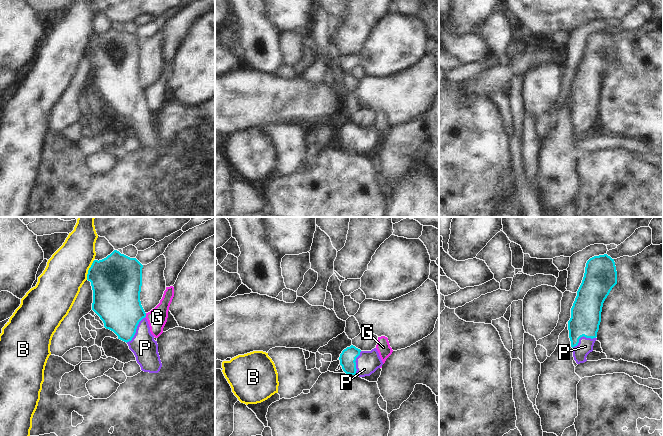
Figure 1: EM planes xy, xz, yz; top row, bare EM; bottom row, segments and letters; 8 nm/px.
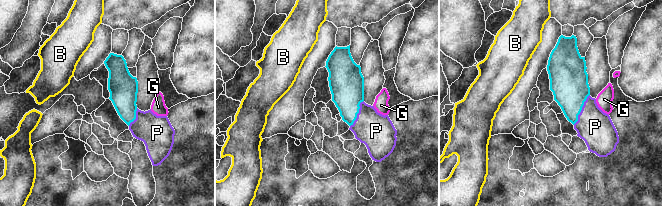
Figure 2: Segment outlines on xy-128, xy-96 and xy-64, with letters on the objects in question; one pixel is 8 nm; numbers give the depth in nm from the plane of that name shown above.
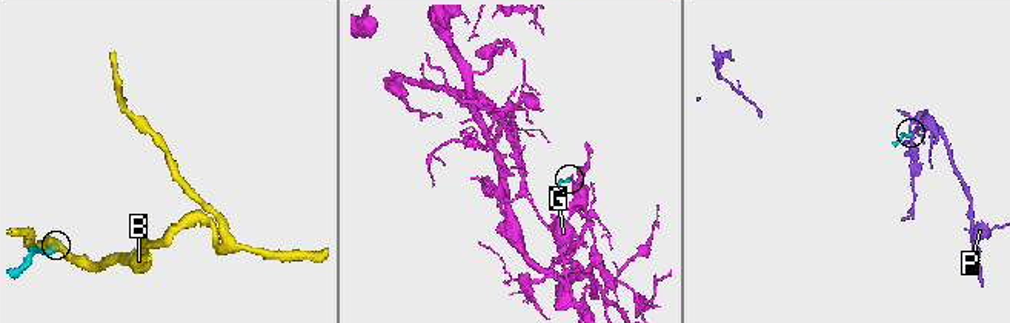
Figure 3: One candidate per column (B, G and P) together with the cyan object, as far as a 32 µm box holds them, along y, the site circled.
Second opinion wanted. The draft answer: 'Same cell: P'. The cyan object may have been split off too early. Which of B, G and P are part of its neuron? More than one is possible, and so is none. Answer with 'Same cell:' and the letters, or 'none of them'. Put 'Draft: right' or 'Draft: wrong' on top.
Draft: right
Same cell: P

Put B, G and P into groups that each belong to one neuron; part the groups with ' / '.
B / G / P

